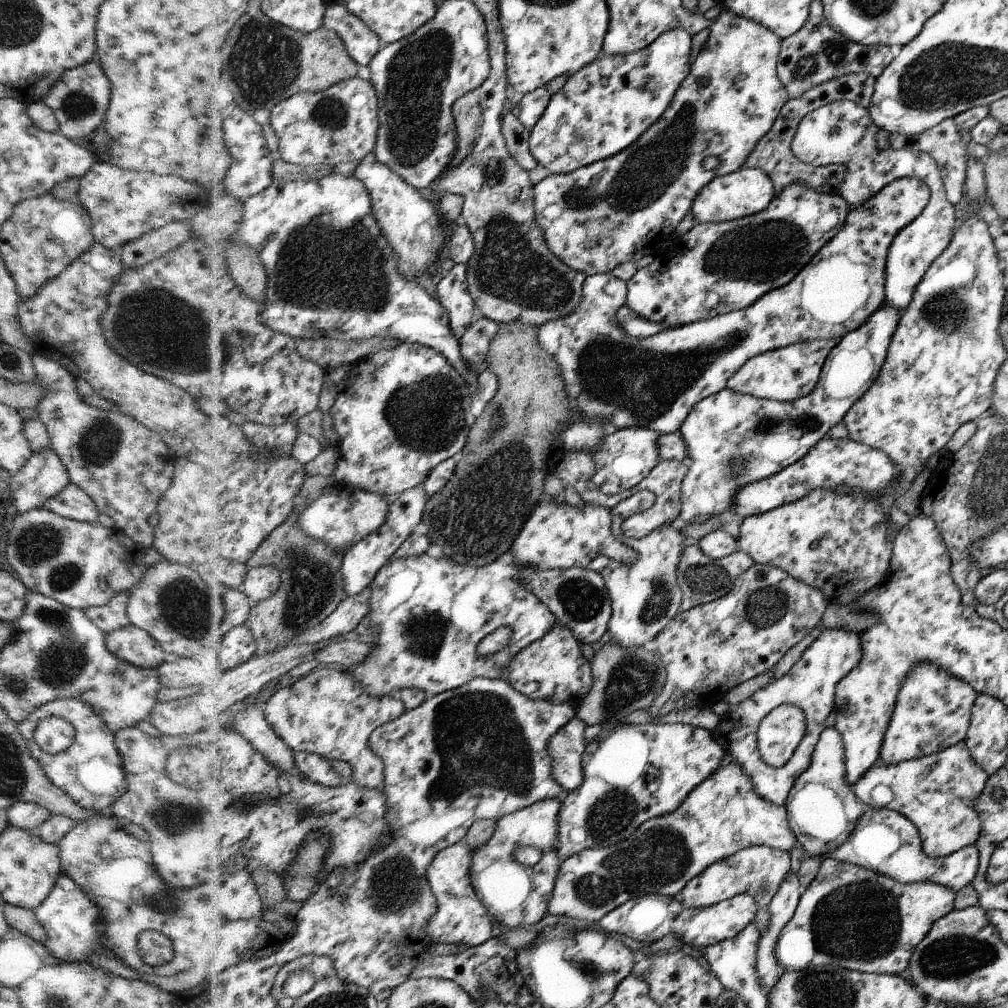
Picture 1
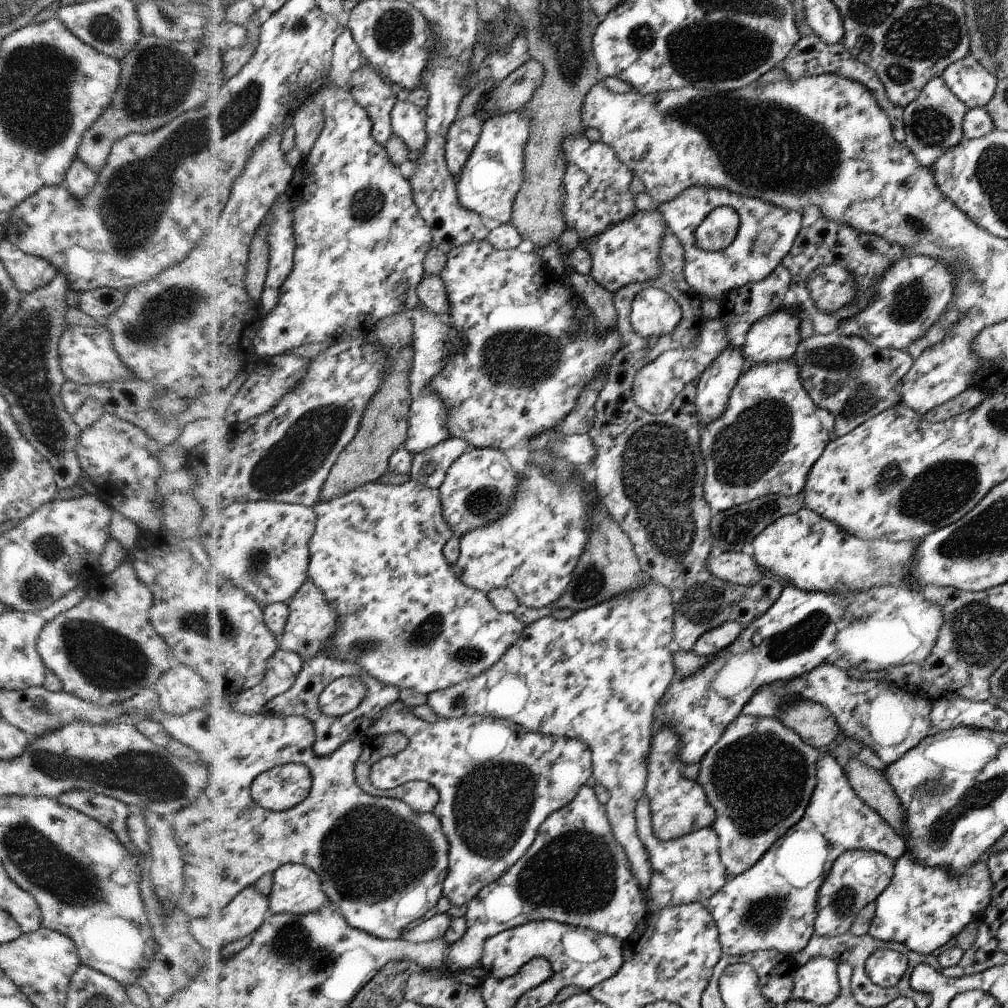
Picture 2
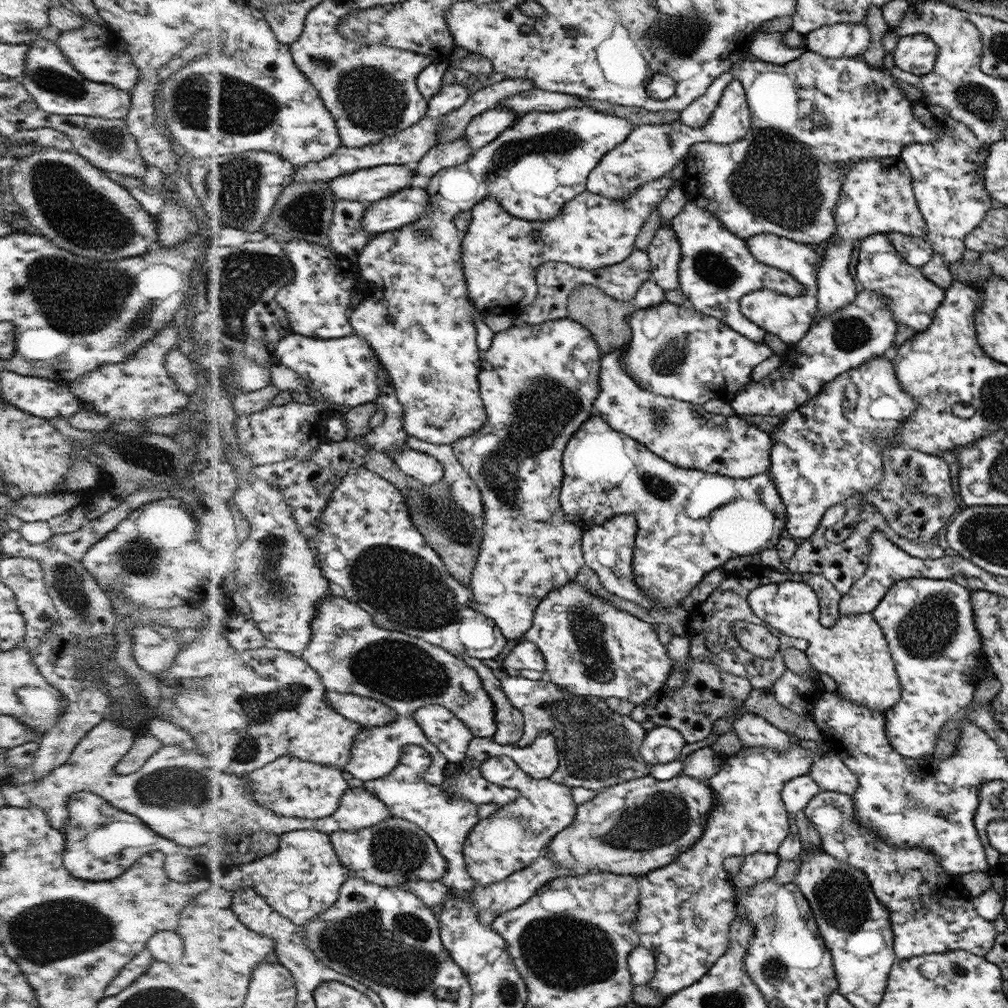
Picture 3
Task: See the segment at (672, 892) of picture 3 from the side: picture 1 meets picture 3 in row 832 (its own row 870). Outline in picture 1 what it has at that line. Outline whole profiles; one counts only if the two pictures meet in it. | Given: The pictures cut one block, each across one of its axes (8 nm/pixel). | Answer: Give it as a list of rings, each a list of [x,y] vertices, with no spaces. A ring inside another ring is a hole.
[[[756,845],[739,850],[730,857],[715,862],[694,877],[678,894],[682,906],[686,909],[701,909],[716,905],[730,897],[750,893],[756,899],[757,908],[768,906],[782,886],[790,872],[790,853],[770,848],[766,845]]]

